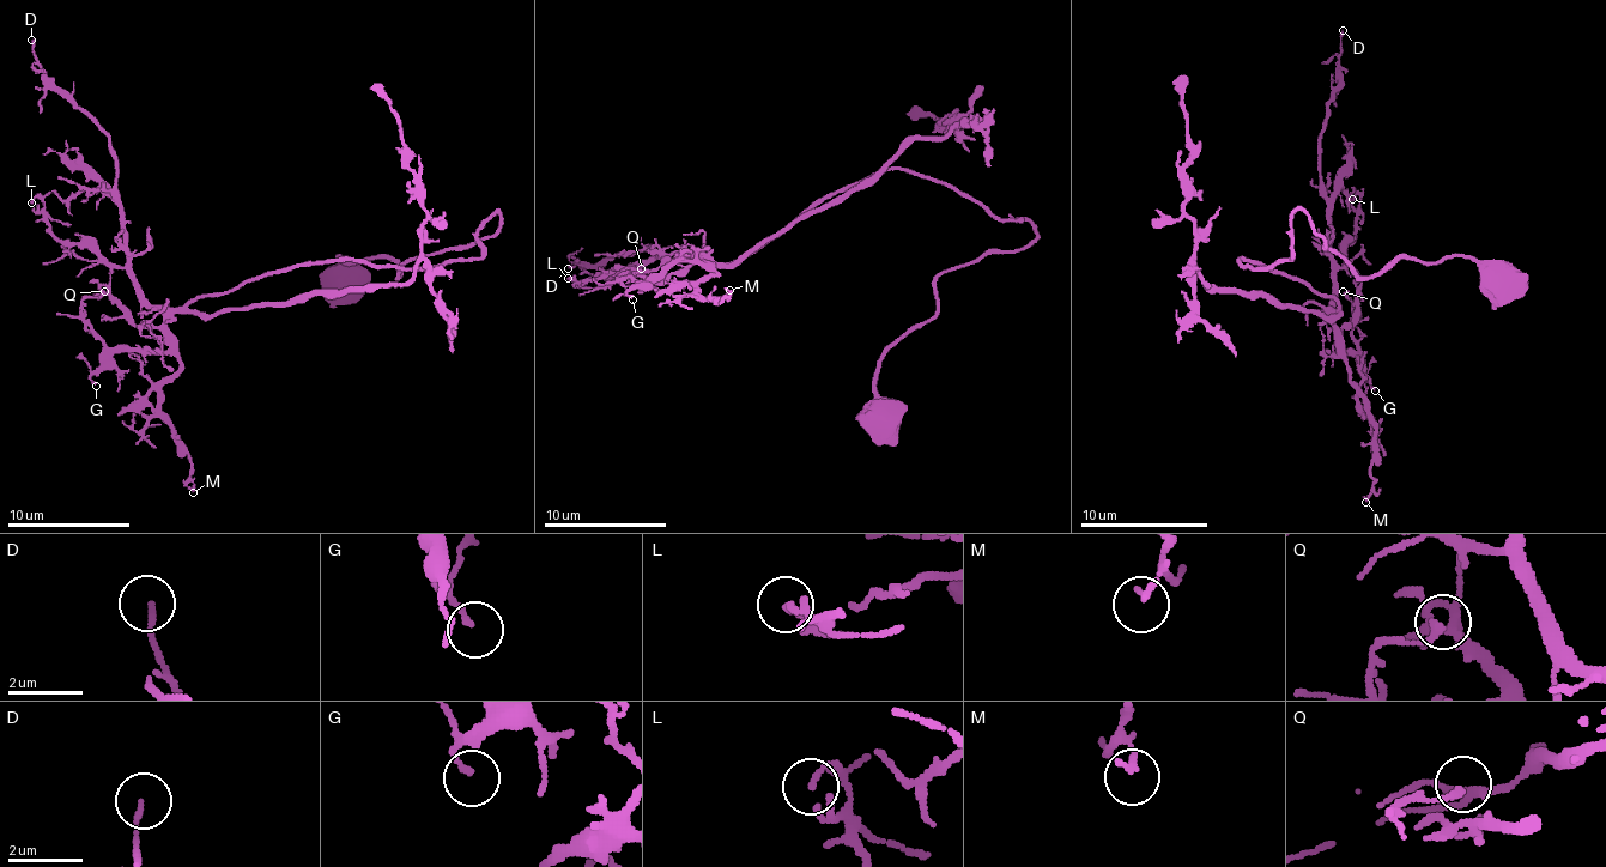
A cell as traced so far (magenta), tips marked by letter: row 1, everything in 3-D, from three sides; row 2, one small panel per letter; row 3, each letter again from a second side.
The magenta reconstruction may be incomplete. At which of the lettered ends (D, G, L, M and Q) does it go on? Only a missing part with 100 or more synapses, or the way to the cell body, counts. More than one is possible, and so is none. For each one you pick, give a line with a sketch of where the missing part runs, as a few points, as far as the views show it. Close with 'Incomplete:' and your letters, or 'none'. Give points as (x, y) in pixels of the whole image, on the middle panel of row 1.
Incomplete: none

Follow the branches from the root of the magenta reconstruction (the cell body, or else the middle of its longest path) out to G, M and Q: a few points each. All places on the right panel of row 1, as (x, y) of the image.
G: (1500, 282), (1467, 256), (1358, 276), (1302, 208), (1292, 260), (1237, 260), (1333, 298), (1333, 352), (1375, 390)
M: (1500, 282), (1467, 256), (1358, 276), (1302, 208), (1292, 260), (1237, 260), (1337, 301), (1375, 429), (1365, 502)
Q: (1500, 282), (1467, 256), (1358, 276), (1302, 208), (1292, 260), (1237, 260), (1333, 298), (1352, 356), (1343, 291)

